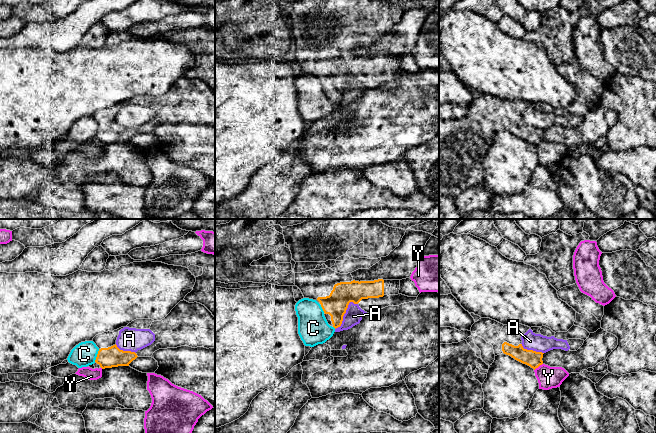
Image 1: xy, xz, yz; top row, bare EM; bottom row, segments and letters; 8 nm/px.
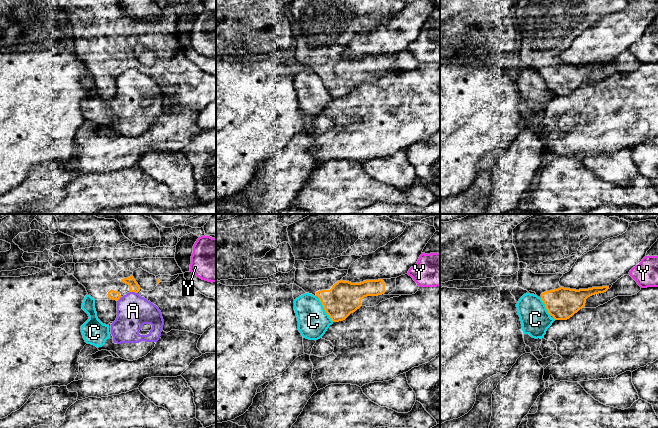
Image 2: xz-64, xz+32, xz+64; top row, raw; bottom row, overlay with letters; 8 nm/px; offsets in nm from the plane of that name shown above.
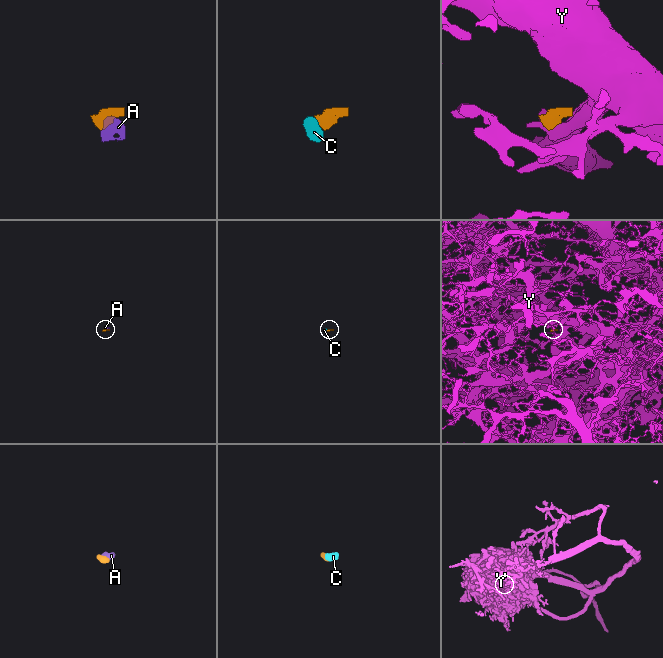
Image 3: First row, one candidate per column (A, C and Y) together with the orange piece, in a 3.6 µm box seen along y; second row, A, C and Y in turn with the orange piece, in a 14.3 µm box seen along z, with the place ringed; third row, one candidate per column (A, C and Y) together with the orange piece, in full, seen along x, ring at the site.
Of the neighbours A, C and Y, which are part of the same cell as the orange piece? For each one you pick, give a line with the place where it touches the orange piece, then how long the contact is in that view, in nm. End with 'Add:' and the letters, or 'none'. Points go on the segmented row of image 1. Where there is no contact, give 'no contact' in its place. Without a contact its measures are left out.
Add: none

